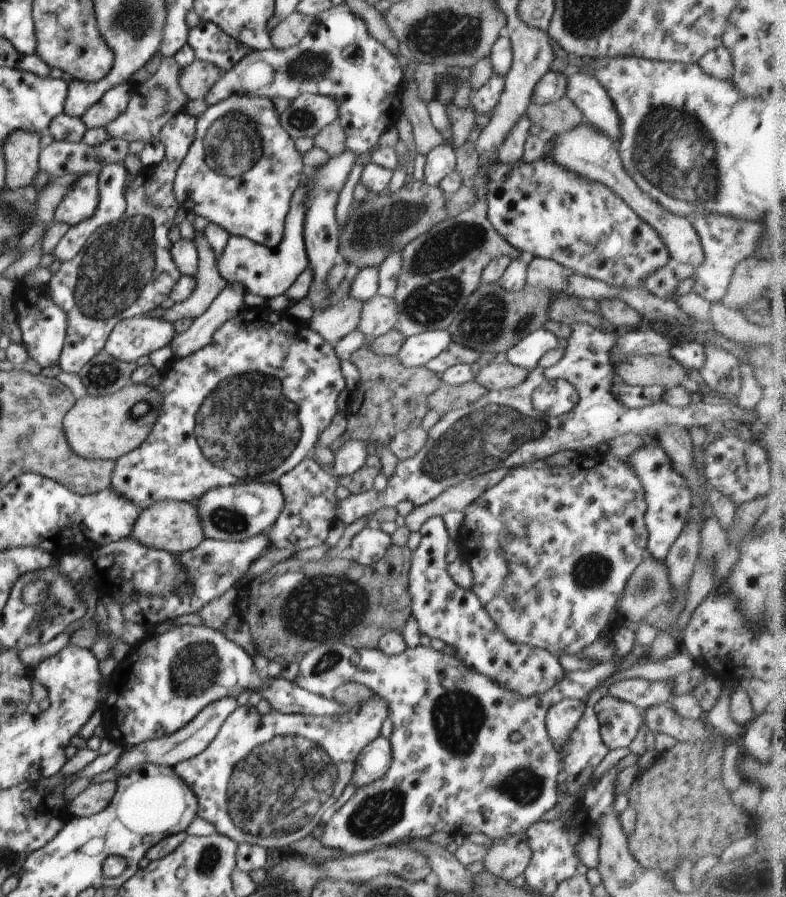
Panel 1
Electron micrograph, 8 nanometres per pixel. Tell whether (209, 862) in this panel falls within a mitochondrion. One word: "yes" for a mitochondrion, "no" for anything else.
yes

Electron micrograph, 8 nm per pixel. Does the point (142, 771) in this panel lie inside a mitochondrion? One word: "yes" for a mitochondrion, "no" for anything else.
no

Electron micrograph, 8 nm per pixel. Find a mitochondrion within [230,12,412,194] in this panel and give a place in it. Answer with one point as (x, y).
(311, 65)

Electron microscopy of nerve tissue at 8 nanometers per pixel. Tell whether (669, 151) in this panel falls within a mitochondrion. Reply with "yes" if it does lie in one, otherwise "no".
yes

